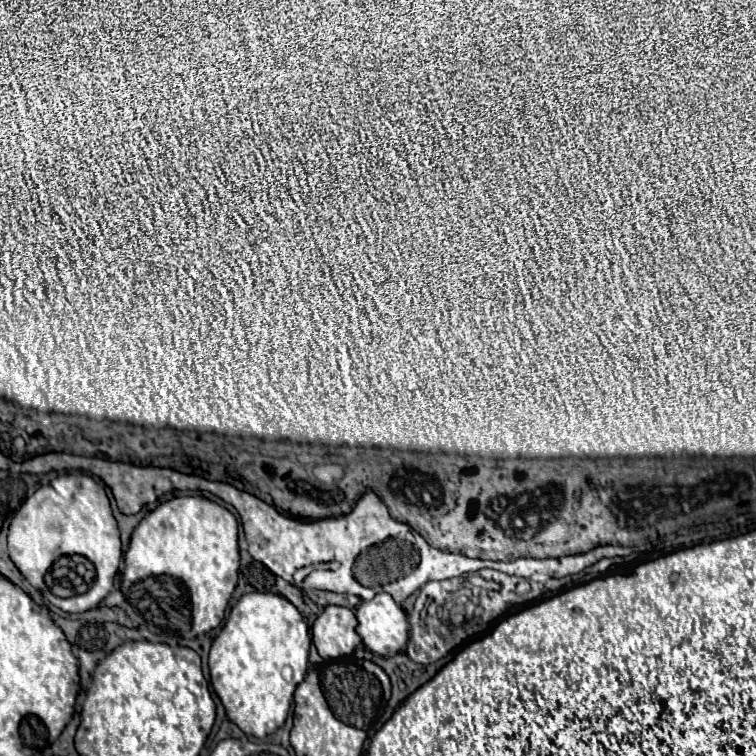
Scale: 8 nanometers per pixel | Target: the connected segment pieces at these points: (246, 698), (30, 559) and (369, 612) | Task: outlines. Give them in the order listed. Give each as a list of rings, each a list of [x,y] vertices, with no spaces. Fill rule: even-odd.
[[[250,592],[234,604],[222,632],[212,642],[208,666],[211,687],[222,700],[228,718],[244,734],[263,739],[284,724],[293,703],[294,690],[304,680],[304,674],[308,671],[311,644],[312,638],[306,618],[284,596],[270,592]]]
[[[67,472],[59,474],[51,485],[40,486],[12,518],[8,554],[22,576],[36,590],[40,590],[48,602],[64,612],[86,612],[96,608],[112,590],[112,582],[122,558],[120,531],[116,518],[112,516],[106,490],[92,476],[83,472]],[[62,554],[82,554],[94,564],[96,577],[84,594],[58,598],[44,586],[46,568],[50,568],[52,562]]]
[[[386,592],[376,594],[372,600],[356,608],[360,634],[366,648],[380,656],[394,656],[404,650],[408,642],[408,618],[404,610]]]

